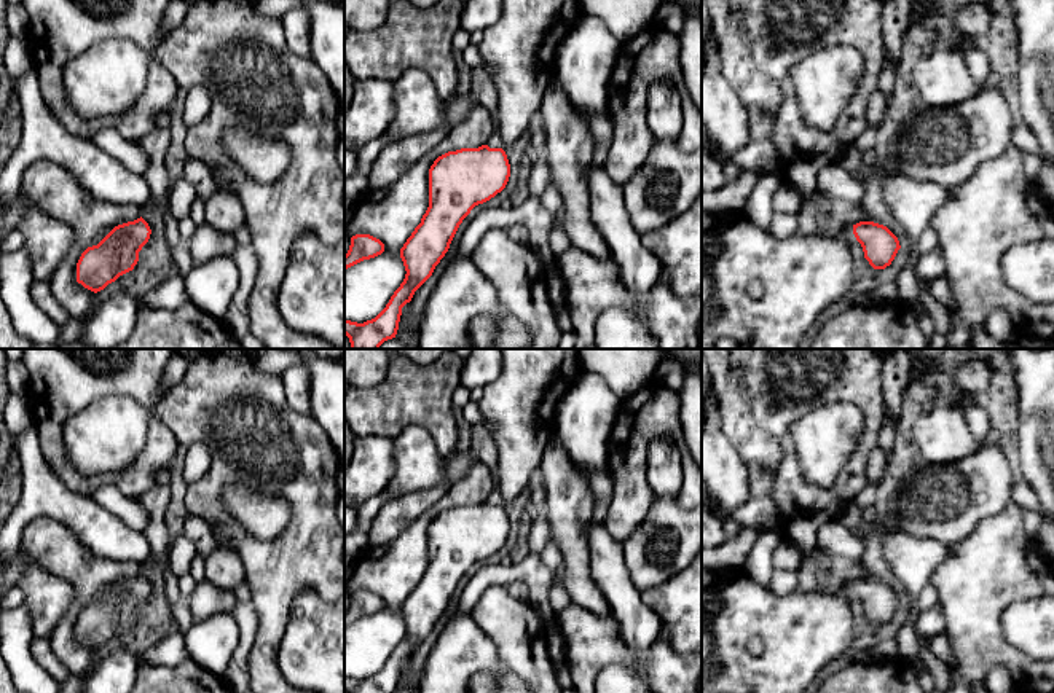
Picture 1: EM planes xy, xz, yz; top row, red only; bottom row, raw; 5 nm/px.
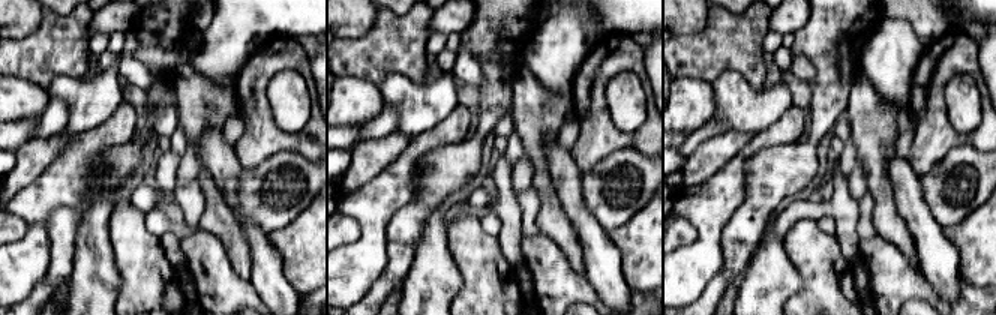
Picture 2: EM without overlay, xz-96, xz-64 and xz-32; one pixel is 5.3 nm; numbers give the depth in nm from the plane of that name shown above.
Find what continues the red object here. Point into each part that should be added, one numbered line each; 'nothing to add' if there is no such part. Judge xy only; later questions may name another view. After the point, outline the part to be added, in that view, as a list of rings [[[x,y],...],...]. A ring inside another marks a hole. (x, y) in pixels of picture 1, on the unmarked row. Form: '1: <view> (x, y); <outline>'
nothing to add

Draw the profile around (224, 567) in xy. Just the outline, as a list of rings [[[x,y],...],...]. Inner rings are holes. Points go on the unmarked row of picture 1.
[[[217,545],[206,558],[204,580],[233,591],[246,581],[244,562],[234,550]]]

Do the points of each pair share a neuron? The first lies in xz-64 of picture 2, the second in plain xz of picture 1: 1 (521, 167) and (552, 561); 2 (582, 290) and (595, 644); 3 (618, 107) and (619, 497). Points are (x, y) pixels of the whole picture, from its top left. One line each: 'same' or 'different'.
1: same
2: same
3: different

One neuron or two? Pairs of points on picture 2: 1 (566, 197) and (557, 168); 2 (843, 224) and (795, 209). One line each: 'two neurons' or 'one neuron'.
1: one neuron
2: one neuron

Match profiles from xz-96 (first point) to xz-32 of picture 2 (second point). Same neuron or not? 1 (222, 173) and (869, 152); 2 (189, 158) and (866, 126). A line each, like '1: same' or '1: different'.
1: different
2: different

